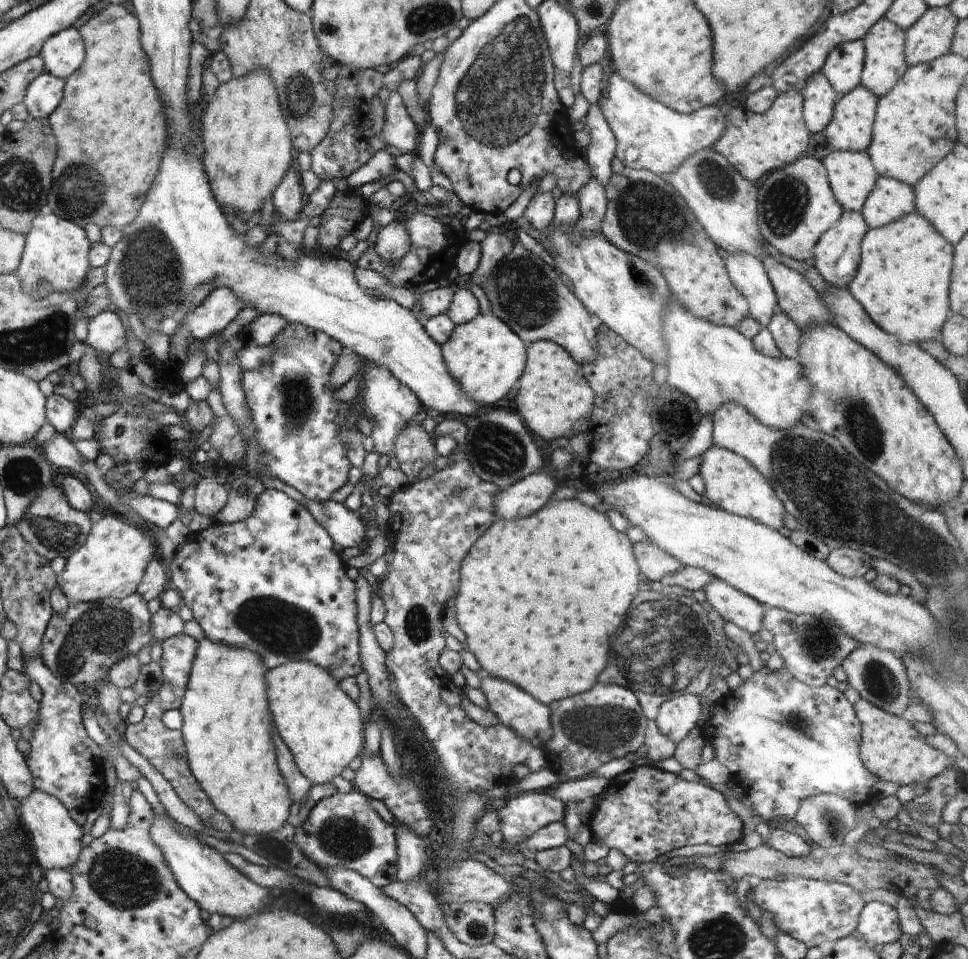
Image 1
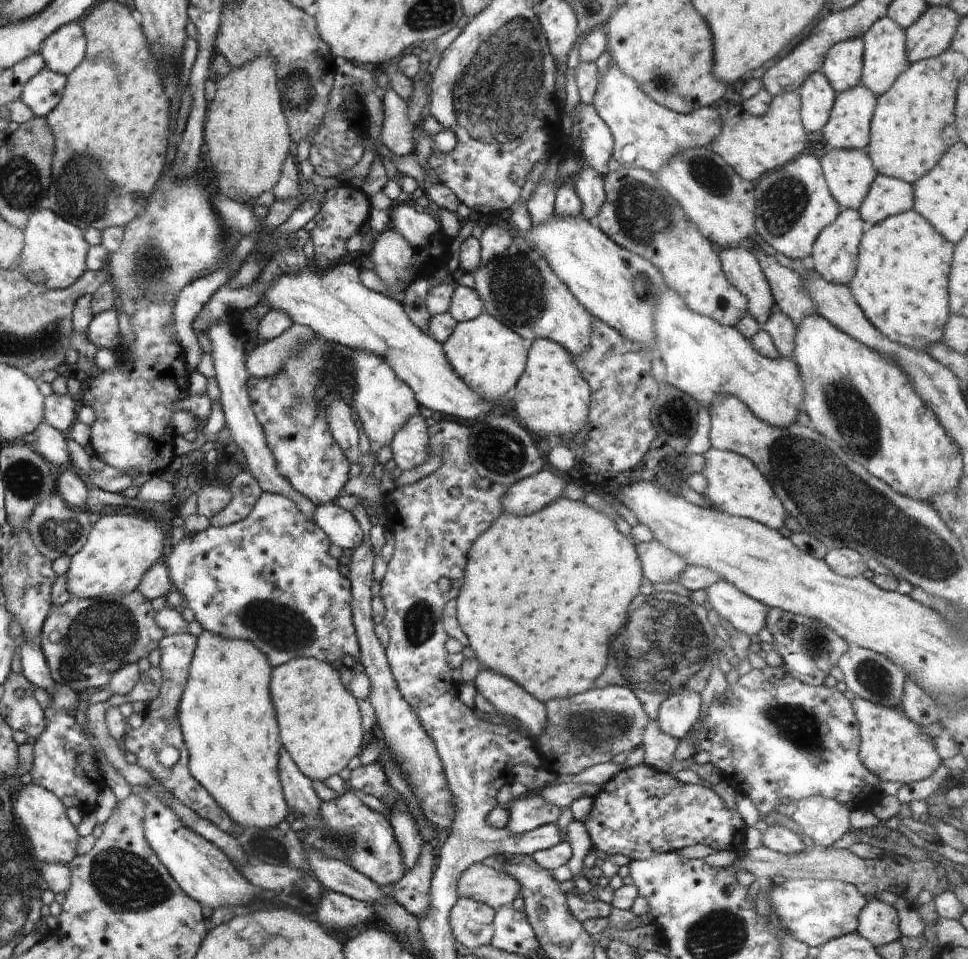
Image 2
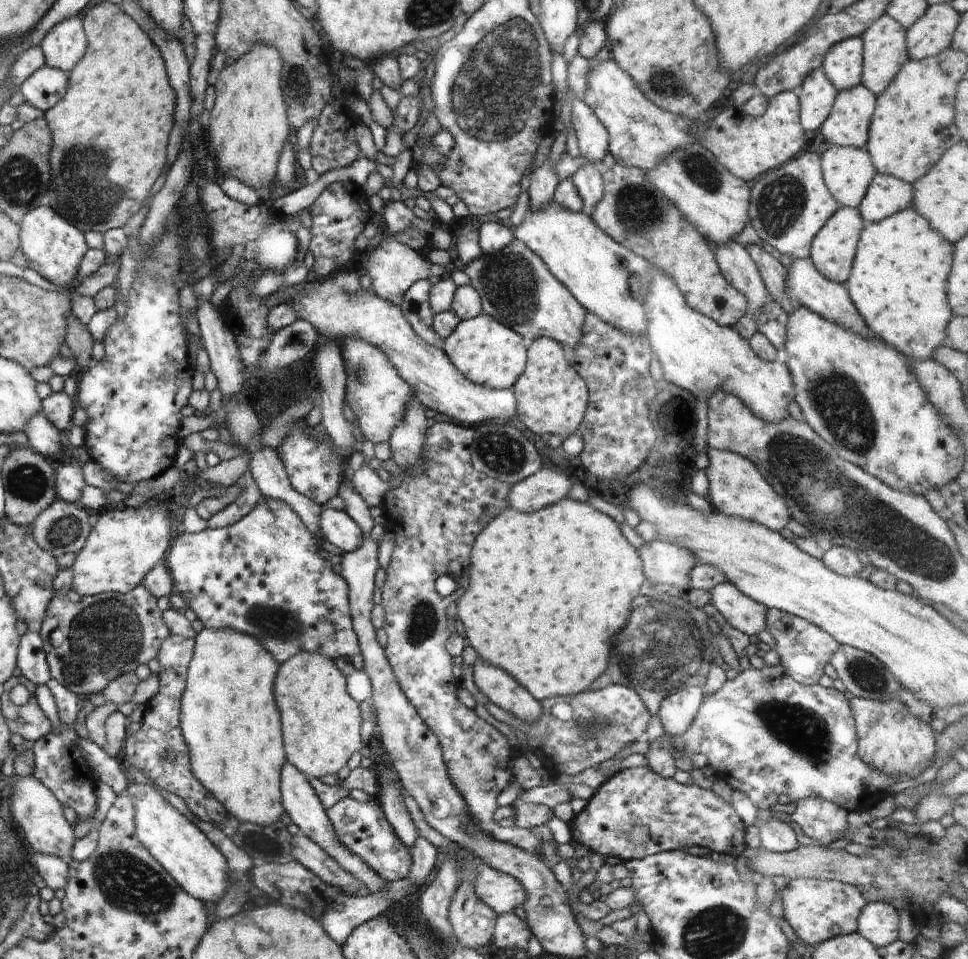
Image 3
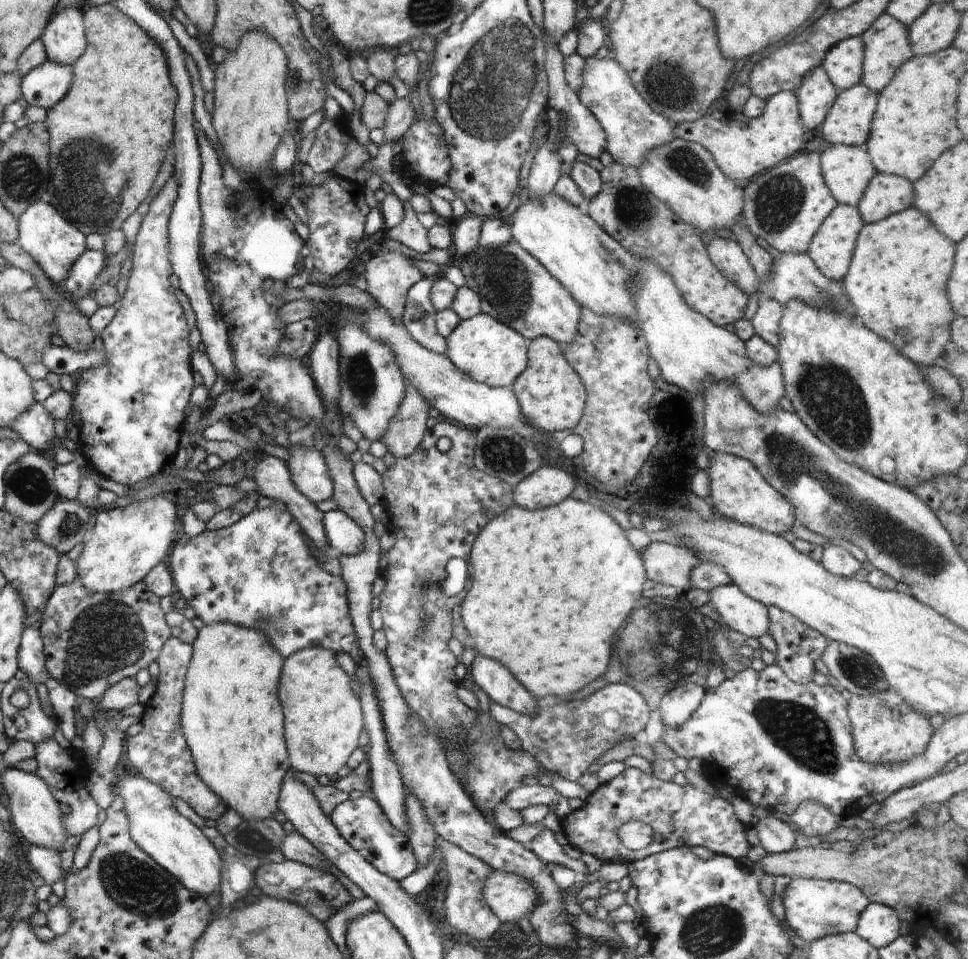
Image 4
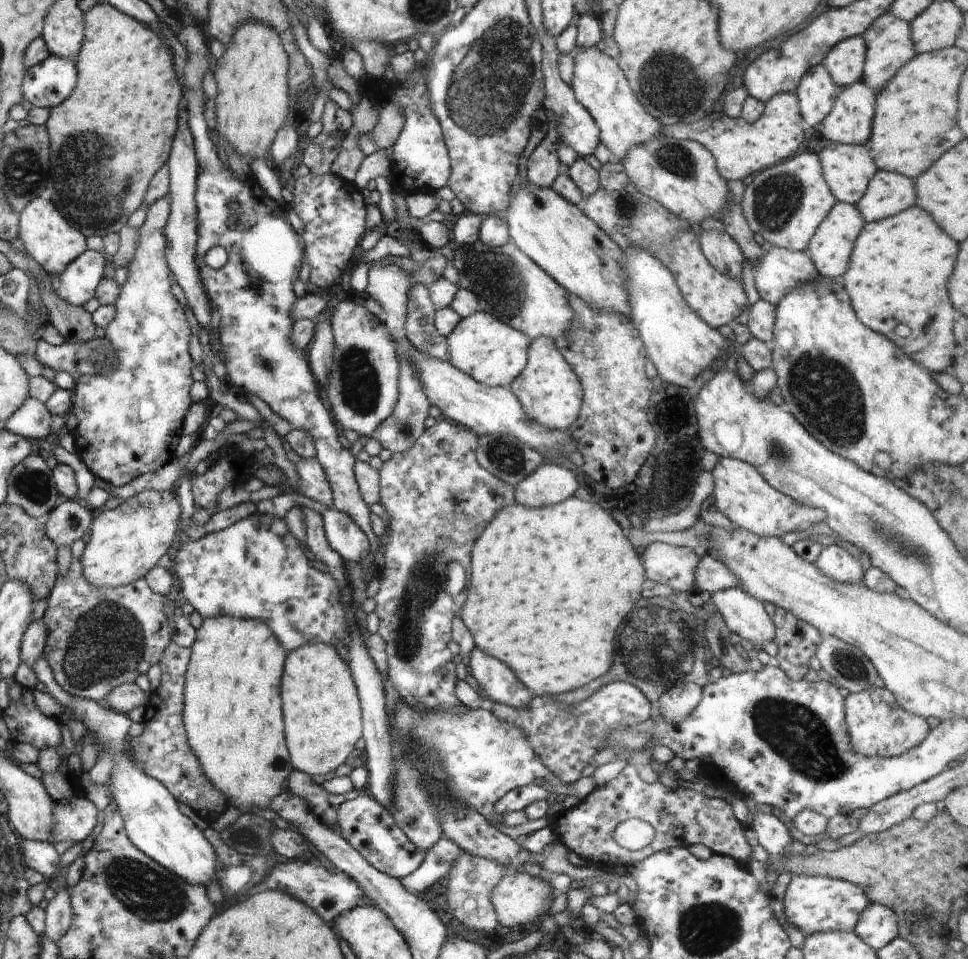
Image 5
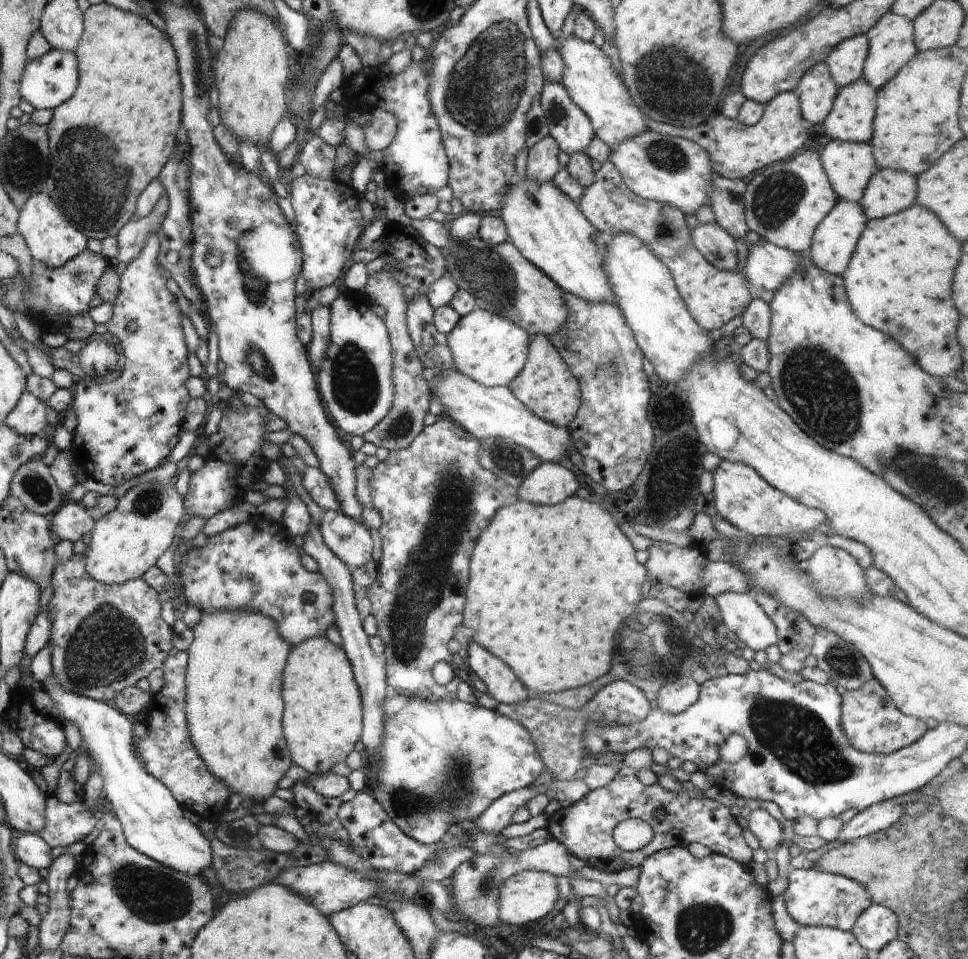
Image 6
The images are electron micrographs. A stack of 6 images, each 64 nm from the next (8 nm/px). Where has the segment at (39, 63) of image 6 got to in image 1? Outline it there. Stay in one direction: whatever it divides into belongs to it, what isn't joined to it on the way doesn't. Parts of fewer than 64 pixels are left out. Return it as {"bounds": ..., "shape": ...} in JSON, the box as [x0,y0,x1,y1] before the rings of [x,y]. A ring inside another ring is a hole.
{"bounds":[23,71,66,119],"shape":[[[44,71],[29,85],[23,100],[26,110],[32,119],[43,119],[51,116],[63,102],[63,89],[66,80]]]}

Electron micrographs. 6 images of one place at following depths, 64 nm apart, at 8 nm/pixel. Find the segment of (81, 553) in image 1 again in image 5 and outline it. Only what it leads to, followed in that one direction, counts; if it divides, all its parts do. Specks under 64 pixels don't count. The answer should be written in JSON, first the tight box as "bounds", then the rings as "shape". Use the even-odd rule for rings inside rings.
{"bounds":[81,488,181,587],"shape":[[[174,488],[166,492],[144,489],[123,501],[118,508],[93,518],[92,534],[81,557],[85,577],[97,586],[122,587],[144,579],[178,542],[181,508]]]}

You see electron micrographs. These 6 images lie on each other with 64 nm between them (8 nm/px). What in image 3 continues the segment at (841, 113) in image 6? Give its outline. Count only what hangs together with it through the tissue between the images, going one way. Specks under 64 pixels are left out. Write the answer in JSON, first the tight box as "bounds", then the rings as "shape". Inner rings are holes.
{"bounds":[821,83,877,149],"shape":[[[862,83],[854,88],[838,91],[832,110],[822,123],[821,133],[830,144],[866,149],[869,139],[869,124],[876,105],[877,96]]]}

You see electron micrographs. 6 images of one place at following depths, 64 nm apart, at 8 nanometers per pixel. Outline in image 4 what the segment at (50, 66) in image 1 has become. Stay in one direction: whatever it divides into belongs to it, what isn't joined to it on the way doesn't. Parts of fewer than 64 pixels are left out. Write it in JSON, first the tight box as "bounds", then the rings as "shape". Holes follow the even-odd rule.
{"bounds":[41,6,87,66],"shape":[[[68,6],[53,14],[41,38],[47,60],[71,66],[84,54],[87,42],[80,11],[76,6]]]}

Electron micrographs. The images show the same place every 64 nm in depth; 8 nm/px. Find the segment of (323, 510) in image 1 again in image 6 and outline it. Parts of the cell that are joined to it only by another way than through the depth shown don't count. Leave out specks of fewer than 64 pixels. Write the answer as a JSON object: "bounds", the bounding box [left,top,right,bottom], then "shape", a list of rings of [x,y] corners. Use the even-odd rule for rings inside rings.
{"bounds":[319,511,374,570],"shape":[[[326,511],[319,522],[319,530],[322,542],[350,570],[373,560],[374,546],[370,530],[360,520],[341,511]]]}

